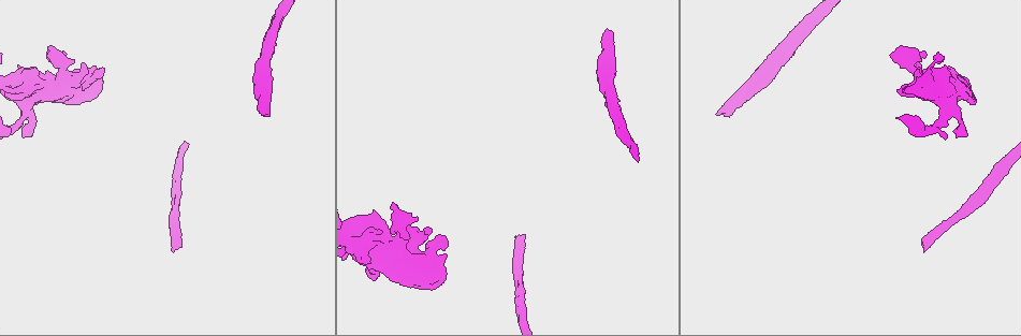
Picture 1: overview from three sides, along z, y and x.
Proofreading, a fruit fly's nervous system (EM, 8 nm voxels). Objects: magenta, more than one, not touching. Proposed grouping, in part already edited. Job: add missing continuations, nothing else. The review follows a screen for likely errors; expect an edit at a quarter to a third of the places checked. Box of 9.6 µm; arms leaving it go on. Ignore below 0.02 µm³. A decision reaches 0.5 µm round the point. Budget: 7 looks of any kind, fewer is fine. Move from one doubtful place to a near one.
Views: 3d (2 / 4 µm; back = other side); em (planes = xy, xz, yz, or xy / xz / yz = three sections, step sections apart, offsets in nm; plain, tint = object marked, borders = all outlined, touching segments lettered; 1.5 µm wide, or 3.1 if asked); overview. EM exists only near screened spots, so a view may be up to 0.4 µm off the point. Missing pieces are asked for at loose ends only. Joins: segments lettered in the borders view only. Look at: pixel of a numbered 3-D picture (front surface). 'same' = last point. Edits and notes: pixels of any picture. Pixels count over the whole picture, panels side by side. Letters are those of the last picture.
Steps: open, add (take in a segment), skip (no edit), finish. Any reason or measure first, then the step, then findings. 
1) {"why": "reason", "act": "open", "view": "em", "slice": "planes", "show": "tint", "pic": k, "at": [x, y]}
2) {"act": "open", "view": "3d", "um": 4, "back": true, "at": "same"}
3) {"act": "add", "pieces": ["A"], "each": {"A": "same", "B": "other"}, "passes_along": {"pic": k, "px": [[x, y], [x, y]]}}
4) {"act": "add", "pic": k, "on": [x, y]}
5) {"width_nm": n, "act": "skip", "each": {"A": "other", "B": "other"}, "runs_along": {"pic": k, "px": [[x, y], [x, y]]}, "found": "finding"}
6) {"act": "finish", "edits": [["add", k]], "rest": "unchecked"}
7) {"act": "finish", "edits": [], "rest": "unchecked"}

{"why": "an open end", "act": "open", "view": "3d", "um": 4, "back": true, "pic": 1, "at": [917, 64]}

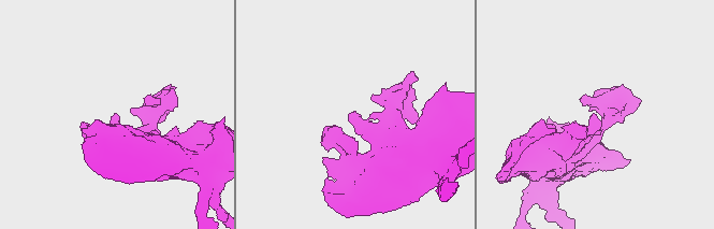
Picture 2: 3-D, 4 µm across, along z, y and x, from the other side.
{"act": "open", "view": "em", "slice": "planes", "show": "borders", "pic": 2, "at": [596, 115]}

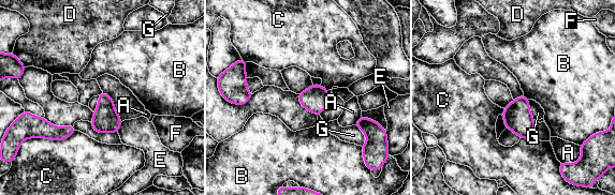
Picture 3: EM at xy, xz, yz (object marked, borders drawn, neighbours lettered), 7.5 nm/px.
{"width_nm": 170, "act": "skip", "each": {"A": "other", "B": "other", "C": "other", "D": "other", "E": "other", "F": "other", "G": "other"}, "border": {"pic": 3, "px": [[362, 115], [375, 121]]}, "found": "no lettered segment goes on from it"}

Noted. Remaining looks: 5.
{"why": "an open end", "act": "open", "view": "em", "slice": "yz", "step": 8, "show": "borders", "pic": 1, "at": [924, 248]}

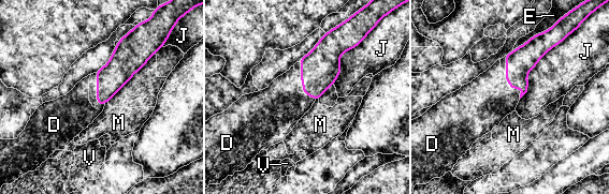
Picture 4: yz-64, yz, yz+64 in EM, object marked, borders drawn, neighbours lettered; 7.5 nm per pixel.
{"longest_contact_nm": ["J", 550], "act": "add", "pieces": ["D"], "each": {"D": "same", "E": "other", "J": "other", "M": "other", "V": "other"}, "found": "it goes on there"}

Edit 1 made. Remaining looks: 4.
{"why": "see it whole again", "act": "open", "view": "overview"}

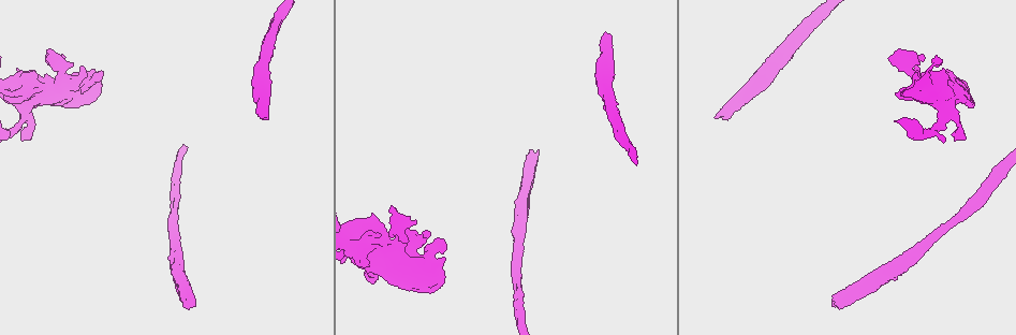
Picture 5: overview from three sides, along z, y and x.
{"why": "thick end", "act": "open", "view": "3d", "um": 2, "pic": 5, "at": [195, 306]}

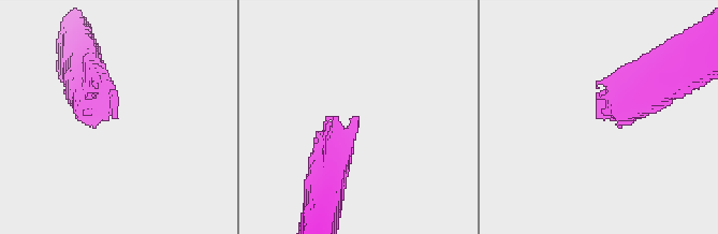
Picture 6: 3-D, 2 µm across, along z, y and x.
{"why": "shape alone is not enough", "act": "open", "view": "em", "slice": "yz", "step": 4, "show": "tint", "pic": 6, "at": [112, 118]}

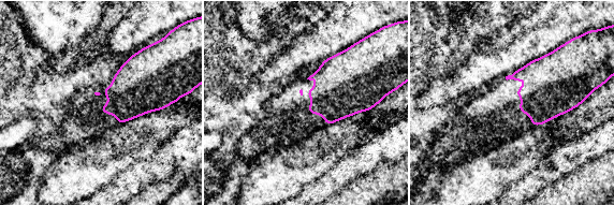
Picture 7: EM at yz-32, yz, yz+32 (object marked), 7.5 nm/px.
{"why": "another direction", "act": "open", "view": "em", "slice": "xy", "step": 4, "show": "borders", "at": "same"}

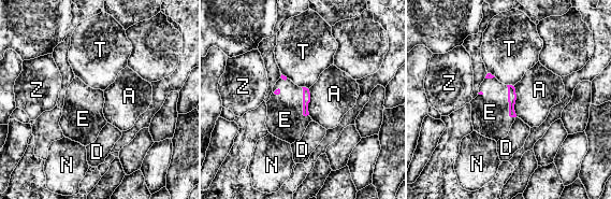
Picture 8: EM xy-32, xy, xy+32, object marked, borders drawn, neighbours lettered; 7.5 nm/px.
{"act": "add", "pieces": ["E"], "each": {"A": "other", "D": "other", "E": "same", "N": "other", "T": "other", "Z": "other"}, "passes_along": {"pic": 8, "px": [[511, 93], [508, 103], [490, 112]]}, "found": "the neuron continues"}

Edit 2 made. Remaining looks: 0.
{"act": "finish", "edits": [["add", 4], ["add", 8]], "rest": "unchecked"}

